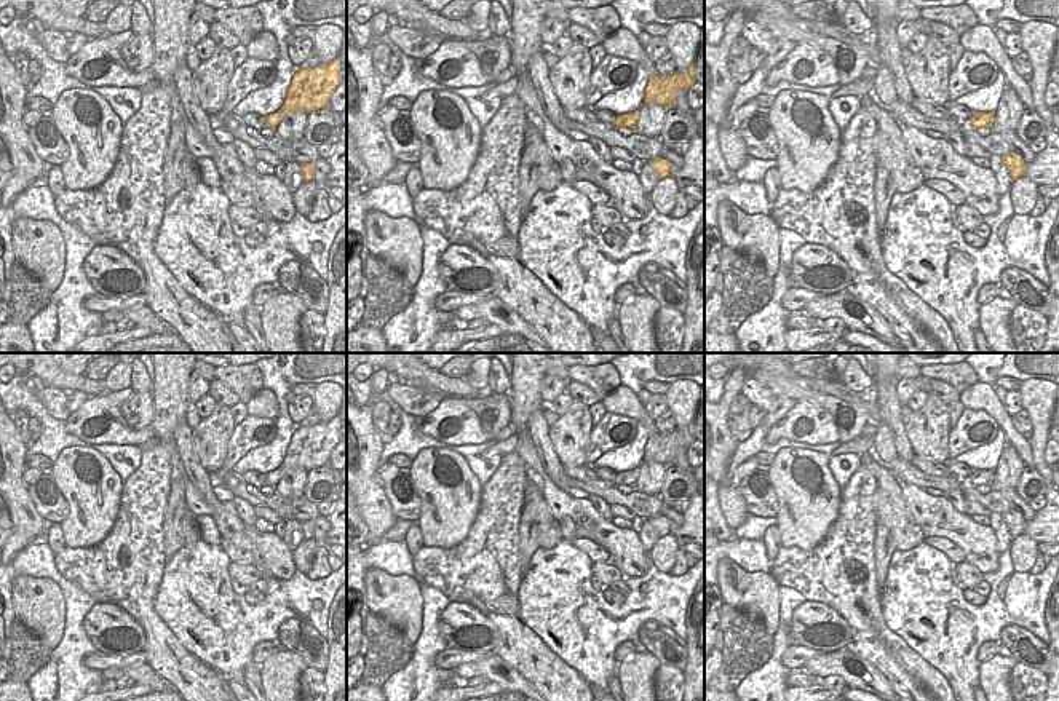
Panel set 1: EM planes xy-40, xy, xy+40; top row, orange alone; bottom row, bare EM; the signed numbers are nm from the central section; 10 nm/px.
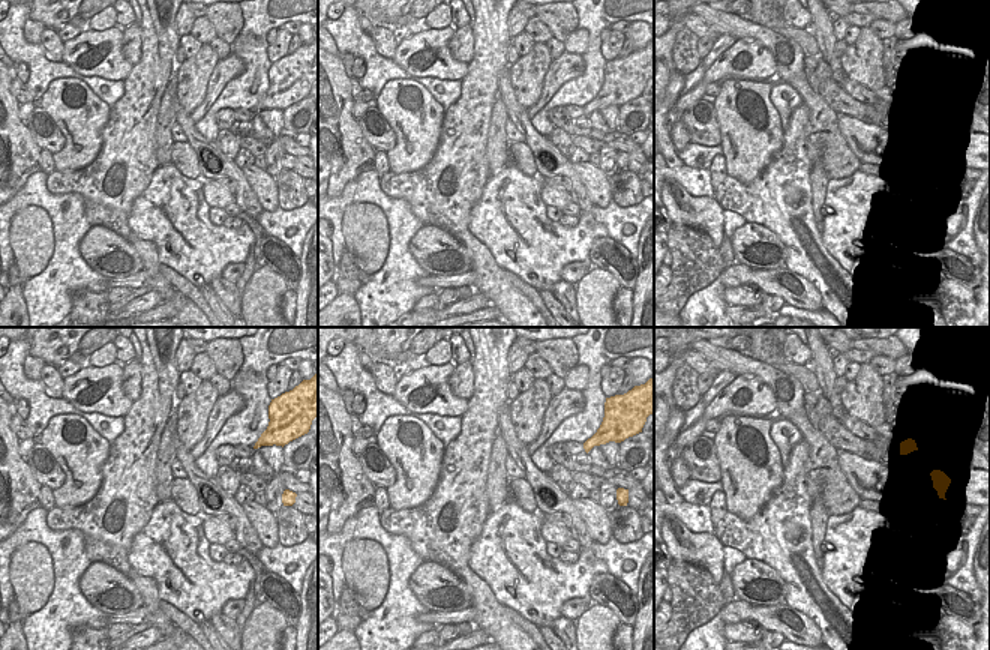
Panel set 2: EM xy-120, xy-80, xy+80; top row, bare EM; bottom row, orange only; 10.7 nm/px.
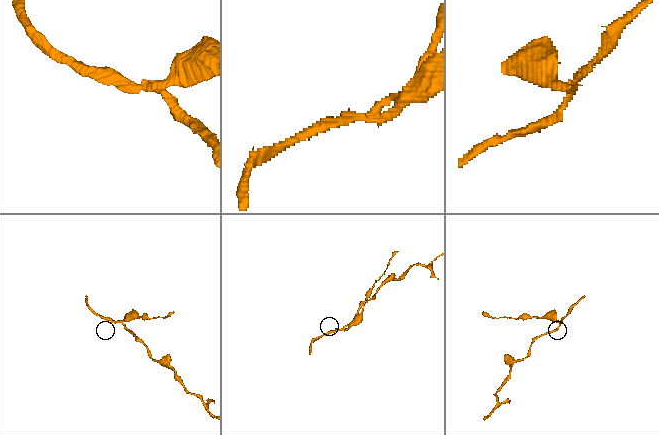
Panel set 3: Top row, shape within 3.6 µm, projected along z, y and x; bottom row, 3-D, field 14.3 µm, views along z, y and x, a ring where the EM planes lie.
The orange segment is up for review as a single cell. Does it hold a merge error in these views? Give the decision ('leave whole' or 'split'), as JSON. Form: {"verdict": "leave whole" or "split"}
{"verdict": "split"}

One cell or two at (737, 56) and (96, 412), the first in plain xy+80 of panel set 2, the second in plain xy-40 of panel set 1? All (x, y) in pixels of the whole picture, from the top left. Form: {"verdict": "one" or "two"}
{"verdict": "one"}

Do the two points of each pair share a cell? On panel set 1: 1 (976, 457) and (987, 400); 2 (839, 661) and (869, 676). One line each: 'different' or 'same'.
1: different
2: same

